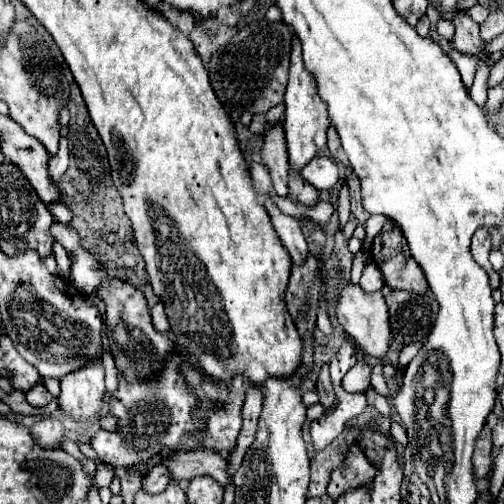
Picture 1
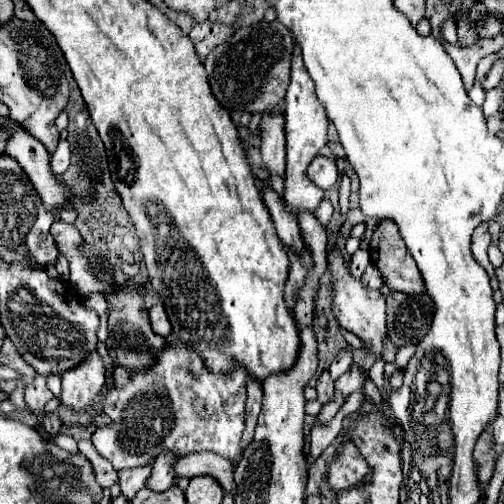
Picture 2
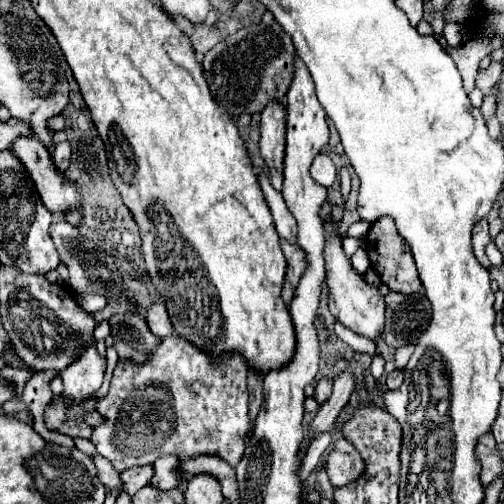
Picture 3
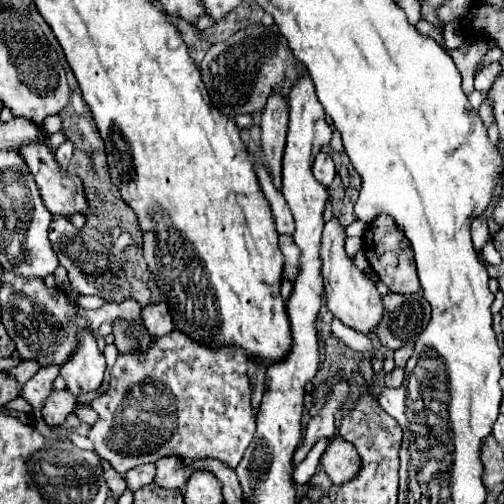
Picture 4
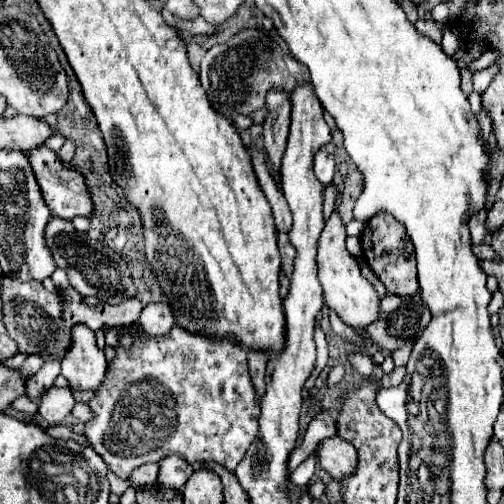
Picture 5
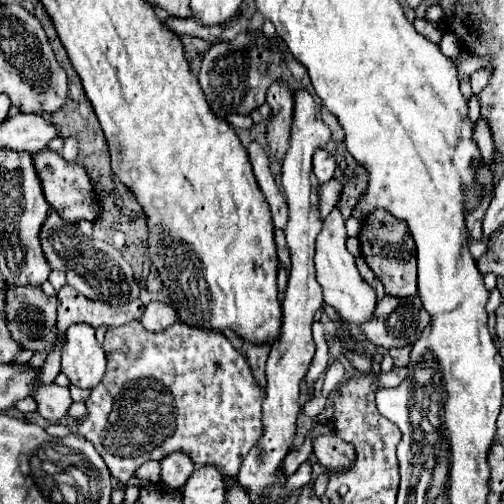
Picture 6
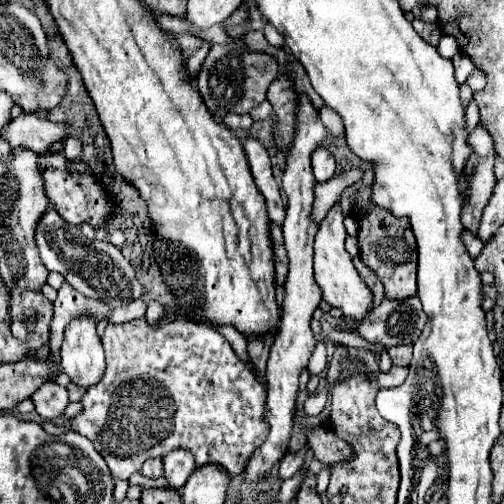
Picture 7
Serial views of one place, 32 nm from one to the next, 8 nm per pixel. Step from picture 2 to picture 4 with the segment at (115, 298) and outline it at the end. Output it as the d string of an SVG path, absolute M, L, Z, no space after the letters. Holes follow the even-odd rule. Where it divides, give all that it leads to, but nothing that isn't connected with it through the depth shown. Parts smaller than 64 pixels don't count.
M118 320L112 324L112 328L114 328L114 338L116 338L114 344L118 352L134 352L134 350L146 348L146 344L152 338L138 320L136 322Z

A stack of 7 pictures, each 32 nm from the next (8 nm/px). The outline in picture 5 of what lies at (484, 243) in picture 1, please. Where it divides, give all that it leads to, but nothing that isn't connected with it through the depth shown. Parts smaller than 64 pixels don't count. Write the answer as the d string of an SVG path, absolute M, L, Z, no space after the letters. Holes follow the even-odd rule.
M484 206L480 212L476 212L474 216L470 216L470 220L468 220L470 236L472 236L472 242L474 242L474 244L482 244L482 242L484 242L484 236L486 236L484 220L486 220L486 206Z

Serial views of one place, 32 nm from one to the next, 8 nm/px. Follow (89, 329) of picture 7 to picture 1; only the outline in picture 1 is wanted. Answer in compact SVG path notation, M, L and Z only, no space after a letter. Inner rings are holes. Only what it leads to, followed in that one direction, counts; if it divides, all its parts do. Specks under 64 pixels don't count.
M92 360L88 366L62 378L62 392L58 402L66 414L78 422L84 422L100 414L104 394L104 366L100 360Z

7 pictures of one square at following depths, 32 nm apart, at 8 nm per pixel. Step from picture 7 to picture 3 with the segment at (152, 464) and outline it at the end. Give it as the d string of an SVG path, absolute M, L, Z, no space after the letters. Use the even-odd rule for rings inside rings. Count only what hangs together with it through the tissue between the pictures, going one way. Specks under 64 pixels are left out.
M148 464L148 466L136 466L136 468L130 468L128 472L122 472L124 492L128 492L130 496L134 496L140 488L144 488L146 484L150 484L152 476L154 476L152 464Z

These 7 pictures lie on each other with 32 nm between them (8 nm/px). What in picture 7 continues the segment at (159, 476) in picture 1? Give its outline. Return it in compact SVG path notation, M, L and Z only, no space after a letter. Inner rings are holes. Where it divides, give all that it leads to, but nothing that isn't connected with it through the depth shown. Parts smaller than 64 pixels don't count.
M172 450L168 456L164 456L164 476L176 488L182 488L186 484L194 468L194 456L188 450Z

